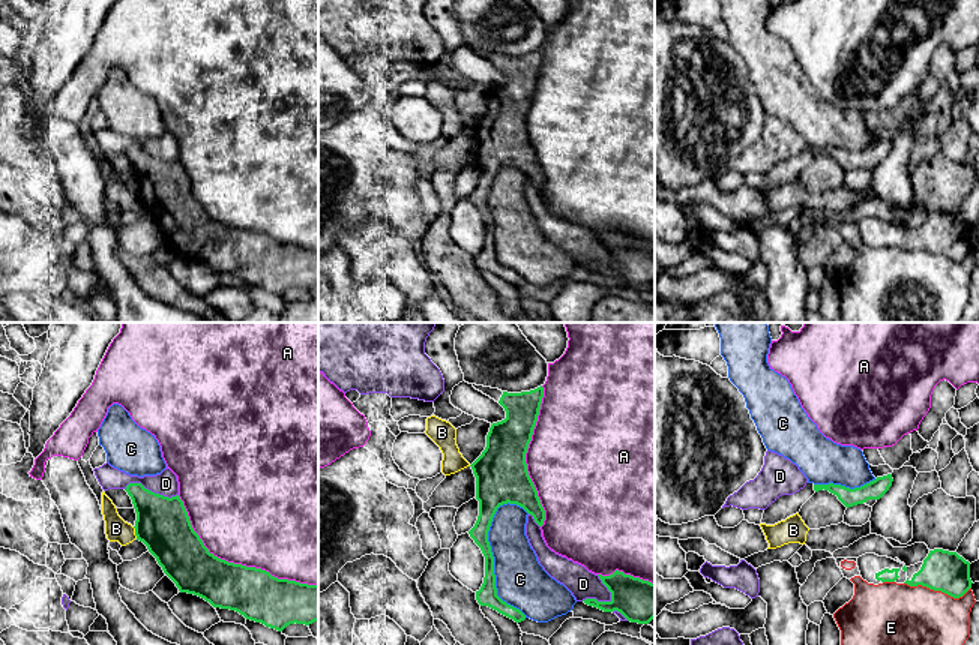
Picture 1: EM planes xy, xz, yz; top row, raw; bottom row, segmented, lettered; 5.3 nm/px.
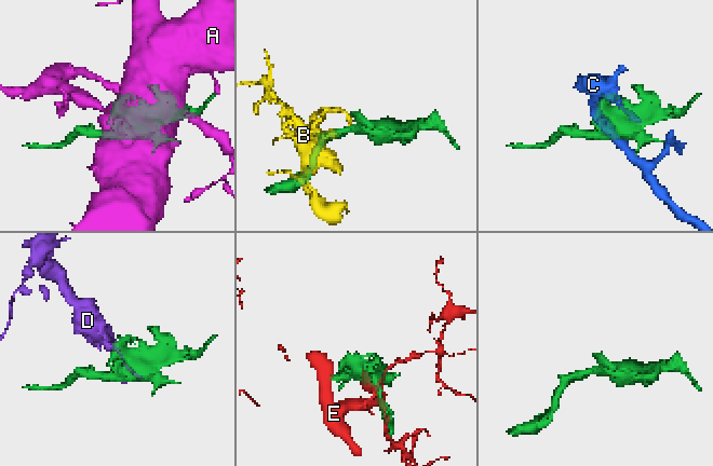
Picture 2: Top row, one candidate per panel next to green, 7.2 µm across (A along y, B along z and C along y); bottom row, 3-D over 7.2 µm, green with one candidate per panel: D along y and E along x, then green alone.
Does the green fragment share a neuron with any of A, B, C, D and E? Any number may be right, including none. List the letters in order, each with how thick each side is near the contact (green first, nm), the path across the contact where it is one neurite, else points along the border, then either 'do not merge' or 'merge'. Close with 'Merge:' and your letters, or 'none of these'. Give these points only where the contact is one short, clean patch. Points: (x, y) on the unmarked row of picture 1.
A: 260 nm thick on the green side, 480 nm on the other; do not merge
B: 280 nm thick on the green side, 120 nm on the other; border along xy (132, 191), (137, 201); do not merge
C: 110 nm thick on the green side, 280 nm on the other; do not merge
D: 280 nm thick on the green side, 130 nm on the other; do not merge
E: 220 nm thick on the green side, 480 nm on the other; do not merge
Merge: none of these

